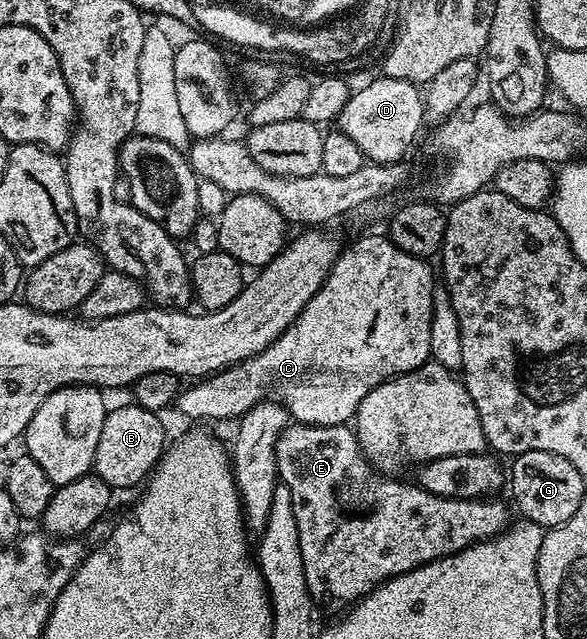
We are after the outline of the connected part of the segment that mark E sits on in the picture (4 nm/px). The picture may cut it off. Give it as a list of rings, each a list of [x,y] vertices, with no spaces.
[[[296,421],[279,437],[275,445],[277,477],[290,490],[295,522],[299,527],[300,552],[313,597],[319,595],[353,595],[364,597],[388,579],[427,565],[436,559],[459,553],[463,549],[500,535],[510,526],[509,511],[497,497],[452,499],[436,496],[416,482],[400,483],[400,478],[386,477],[371,466],[361,453],[357,433],[352,426],[307,425]]]

